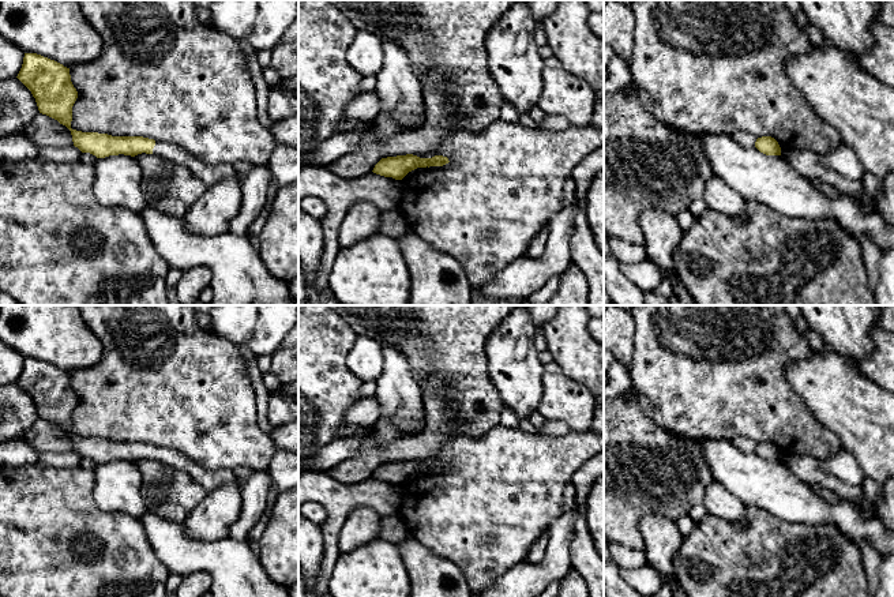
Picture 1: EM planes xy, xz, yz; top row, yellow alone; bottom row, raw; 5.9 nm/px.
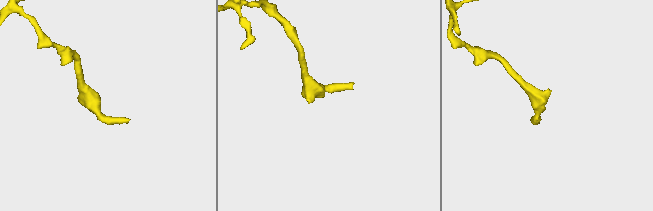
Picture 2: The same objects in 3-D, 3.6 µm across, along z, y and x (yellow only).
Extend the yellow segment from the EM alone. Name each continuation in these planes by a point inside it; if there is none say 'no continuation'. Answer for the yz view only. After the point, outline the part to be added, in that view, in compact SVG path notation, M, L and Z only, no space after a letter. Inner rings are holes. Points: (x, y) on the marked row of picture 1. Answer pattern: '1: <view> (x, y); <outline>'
no continuation

